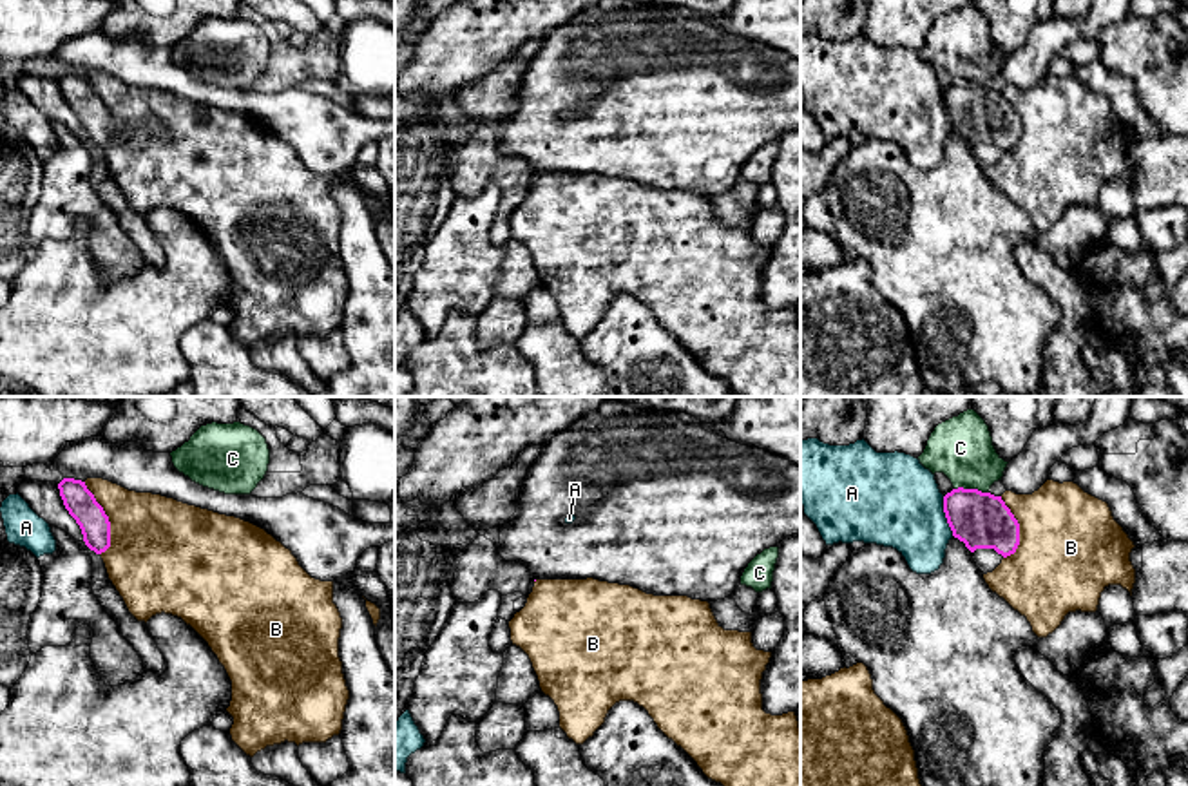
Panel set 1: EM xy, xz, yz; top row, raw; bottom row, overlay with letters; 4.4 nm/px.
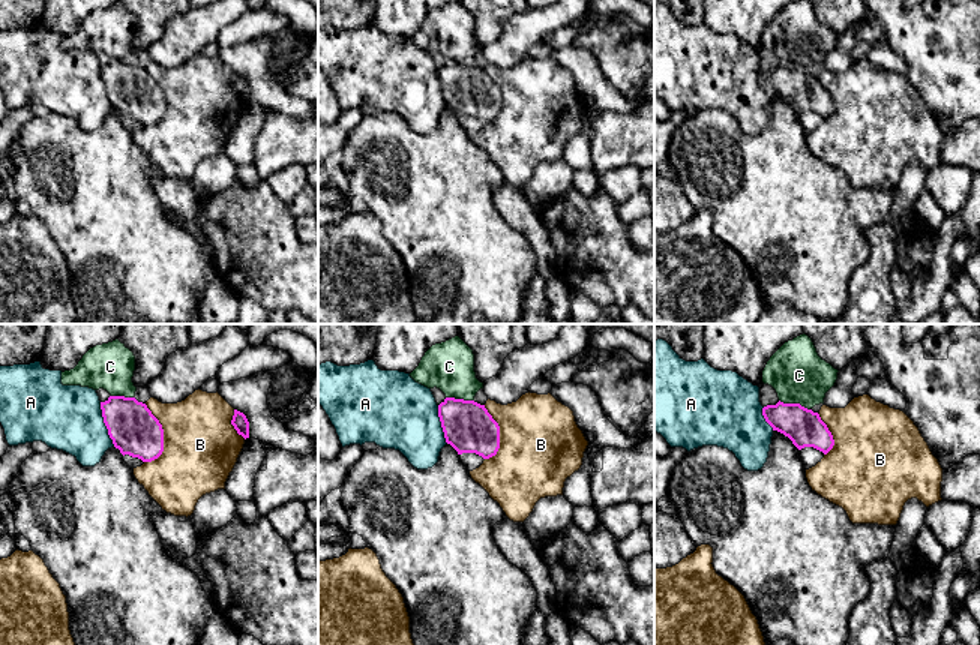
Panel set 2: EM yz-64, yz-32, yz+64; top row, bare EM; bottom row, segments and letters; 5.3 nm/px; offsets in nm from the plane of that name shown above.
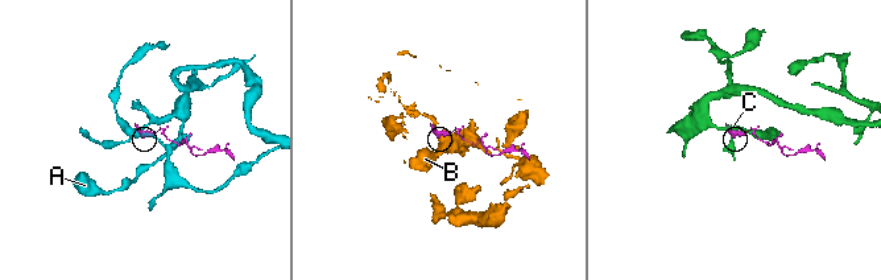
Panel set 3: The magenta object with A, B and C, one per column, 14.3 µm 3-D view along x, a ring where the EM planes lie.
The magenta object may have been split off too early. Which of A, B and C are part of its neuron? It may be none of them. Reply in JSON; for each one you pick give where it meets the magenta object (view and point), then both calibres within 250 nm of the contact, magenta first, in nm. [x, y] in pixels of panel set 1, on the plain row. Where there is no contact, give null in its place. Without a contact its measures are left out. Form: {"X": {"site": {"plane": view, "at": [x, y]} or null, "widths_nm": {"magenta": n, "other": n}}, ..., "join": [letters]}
{"join": []}

